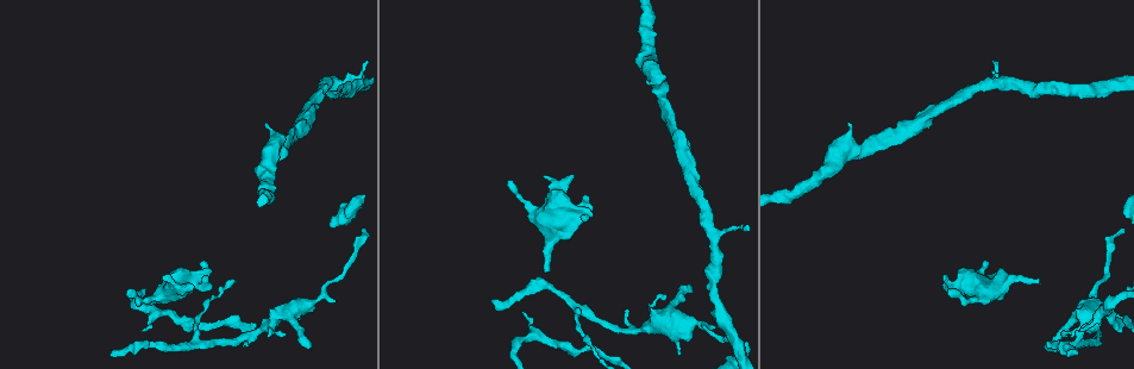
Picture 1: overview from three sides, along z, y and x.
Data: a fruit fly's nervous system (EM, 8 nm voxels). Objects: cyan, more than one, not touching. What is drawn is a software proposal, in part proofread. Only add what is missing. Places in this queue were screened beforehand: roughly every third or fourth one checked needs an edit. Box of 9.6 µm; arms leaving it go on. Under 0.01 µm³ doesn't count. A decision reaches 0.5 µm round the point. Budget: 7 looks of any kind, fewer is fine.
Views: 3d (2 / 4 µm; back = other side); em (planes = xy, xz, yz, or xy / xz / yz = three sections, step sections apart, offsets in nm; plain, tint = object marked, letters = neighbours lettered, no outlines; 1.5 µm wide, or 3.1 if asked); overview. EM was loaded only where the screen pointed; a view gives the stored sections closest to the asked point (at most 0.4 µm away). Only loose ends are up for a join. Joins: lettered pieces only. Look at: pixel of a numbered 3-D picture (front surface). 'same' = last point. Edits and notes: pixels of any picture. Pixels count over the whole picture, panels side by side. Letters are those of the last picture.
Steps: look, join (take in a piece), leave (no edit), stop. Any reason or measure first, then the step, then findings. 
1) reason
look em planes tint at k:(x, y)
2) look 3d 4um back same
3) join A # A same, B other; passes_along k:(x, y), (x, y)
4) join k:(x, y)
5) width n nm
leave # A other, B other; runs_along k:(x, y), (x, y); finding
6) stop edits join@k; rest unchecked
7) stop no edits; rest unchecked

free end
look em planes letters at 1:(686, 288)

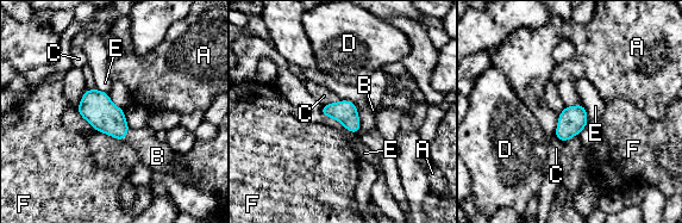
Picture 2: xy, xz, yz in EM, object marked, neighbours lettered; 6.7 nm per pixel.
width 160 nm; longest_contact E 150 nm
join B # A other, B same, C other, D other, E other, F other; it goes on there

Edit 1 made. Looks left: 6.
see it whole again
look overview

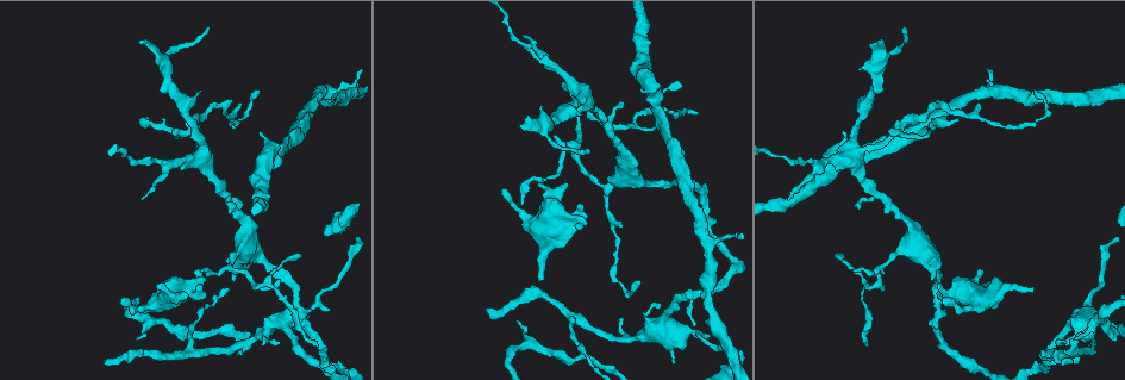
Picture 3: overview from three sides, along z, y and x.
branch stops here
look 3d 2um at 3:(1034, 288)

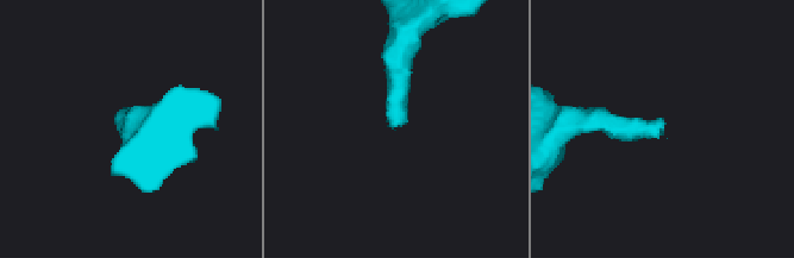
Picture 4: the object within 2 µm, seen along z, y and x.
shape alone is not enough
look em planes letters at 4:(395, 125)

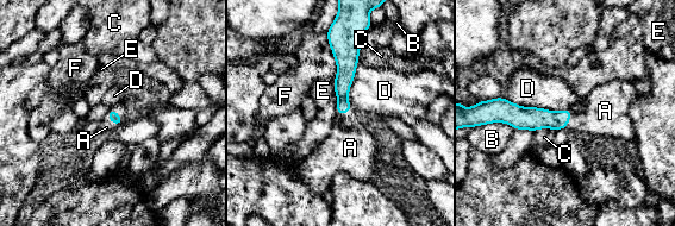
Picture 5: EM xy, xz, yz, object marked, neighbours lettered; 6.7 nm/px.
join A # A same, B other, C other, D other, E other, F other; passes_along 5:(533, 118), (570, 119), (605, 111); it goes on there

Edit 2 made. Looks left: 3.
look overview

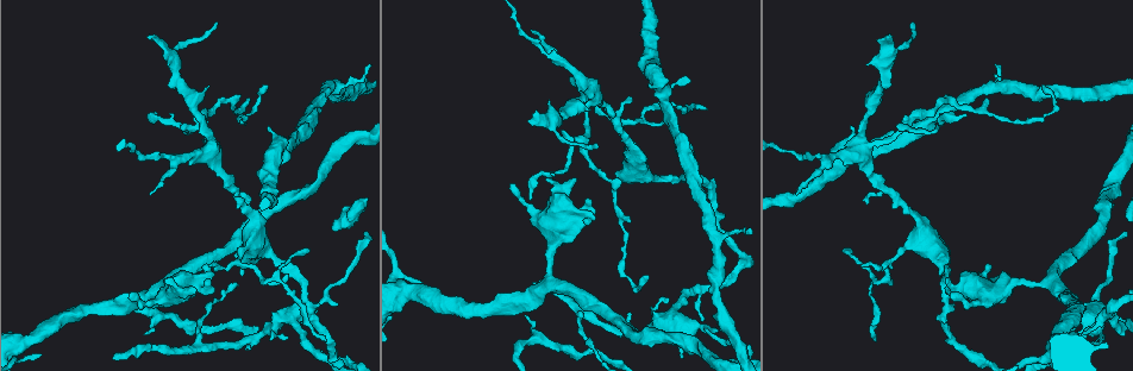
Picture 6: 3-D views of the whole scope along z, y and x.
an open end
look em yz step 4 letters at 6:(888, 38)

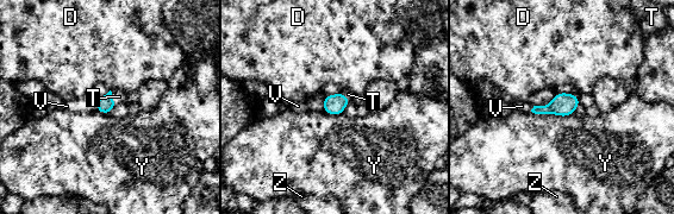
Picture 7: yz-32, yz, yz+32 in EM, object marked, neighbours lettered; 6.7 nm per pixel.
width 120 nm
join T # D other, T same, V other, Y other, Z other; passes_along 7:(105, 104), (111, 98), (119, 96); it goes on there

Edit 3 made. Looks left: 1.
stop edits join@2, join@5, join@7; rest unchecked

